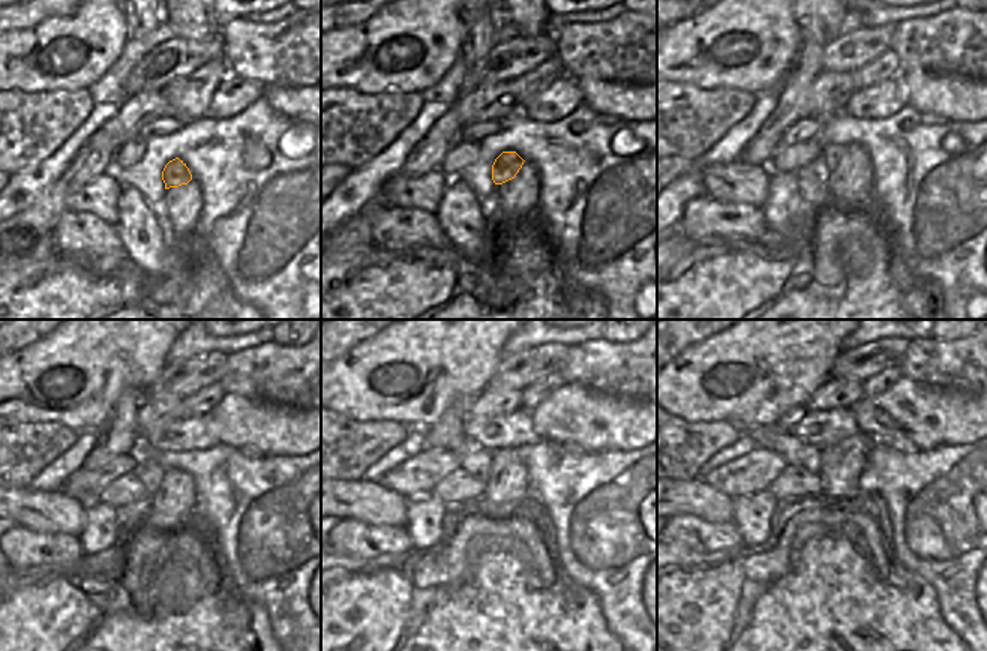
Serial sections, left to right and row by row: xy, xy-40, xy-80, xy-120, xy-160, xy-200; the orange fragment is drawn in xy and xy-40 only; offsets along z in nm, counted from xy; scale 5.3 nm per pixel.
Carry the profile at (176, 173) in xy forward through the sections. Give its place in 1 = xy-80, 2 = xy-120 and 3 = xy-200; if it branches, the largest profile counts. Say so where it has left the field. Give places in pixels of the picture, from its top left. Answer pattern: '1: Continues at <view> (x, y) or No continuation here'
1: Continues at xy-80 (831, 155)
2: Continues at xy-120 (147, 468)
3: Continues at xy-200 (771, 437).

